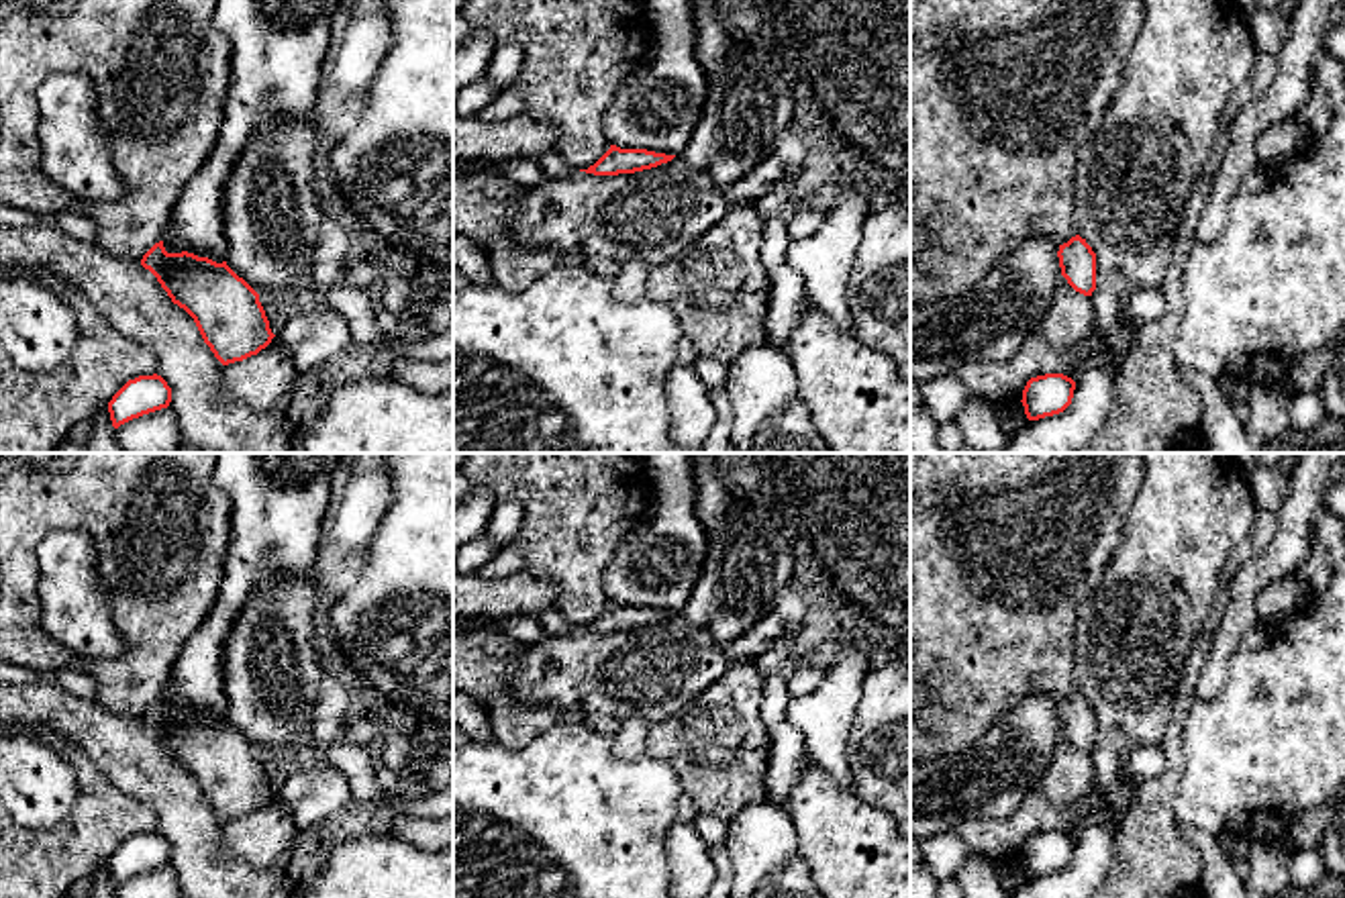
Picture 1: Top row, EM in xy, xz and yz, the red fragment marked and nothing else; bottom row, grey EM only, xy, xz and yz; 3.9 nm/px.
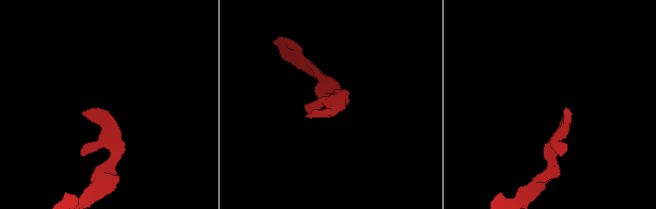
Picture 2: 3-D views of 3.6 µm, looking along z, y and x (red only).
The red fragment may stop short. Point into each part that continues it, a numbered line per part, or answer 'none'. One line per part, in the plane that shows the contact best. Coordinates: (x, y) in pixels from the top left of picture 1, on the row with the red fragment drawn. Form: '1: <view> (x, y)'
none

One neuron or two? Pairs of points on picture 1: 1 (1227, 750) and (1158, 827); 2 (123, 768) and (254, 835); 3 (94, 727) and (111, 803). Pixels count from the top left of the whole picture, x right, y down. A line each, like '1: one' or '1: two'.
1: two
2: two
3: two

